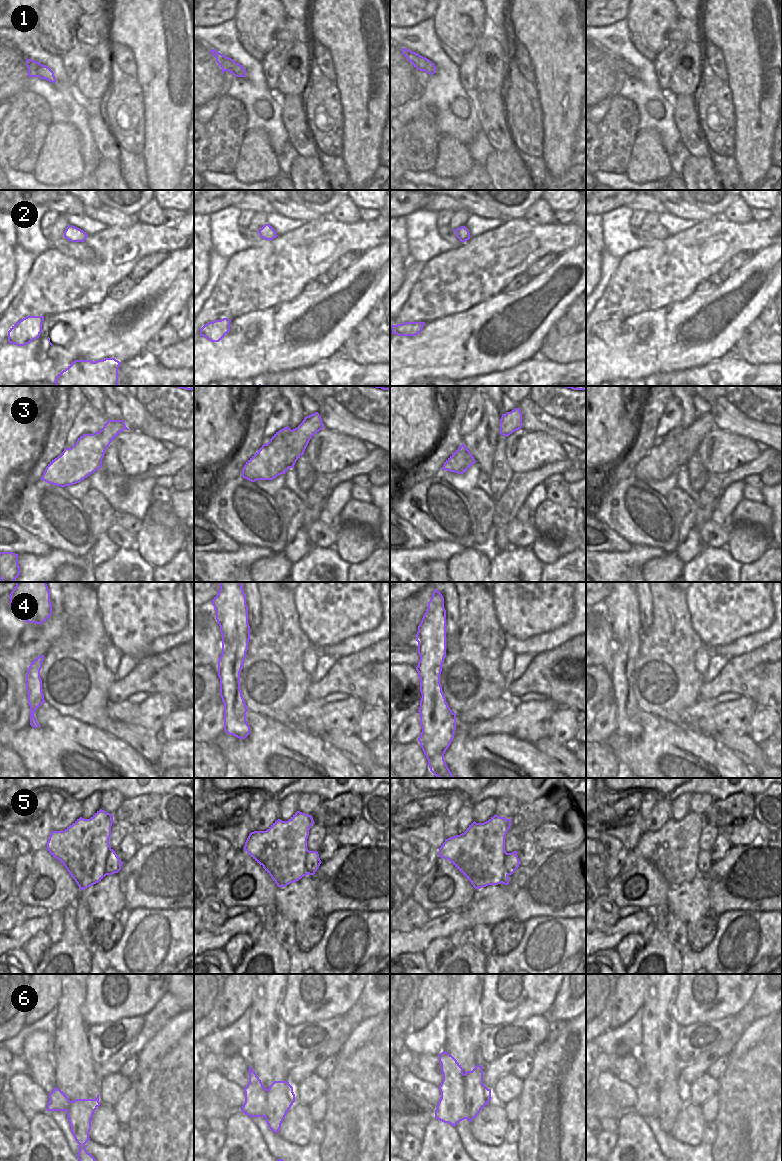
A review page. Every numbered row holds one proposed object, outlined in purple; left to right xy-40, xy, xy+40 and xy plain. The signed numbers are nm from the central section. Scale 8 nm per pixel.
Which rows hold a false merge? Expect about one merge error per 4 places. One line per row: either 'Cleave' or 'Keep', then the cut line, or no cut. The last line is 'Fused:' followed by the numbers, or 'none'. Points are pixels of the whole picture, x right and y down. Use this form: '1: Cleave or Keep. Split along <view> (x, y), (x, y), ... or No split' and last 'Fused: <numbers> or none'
1: Keep. No split
2: Keep. No split
3: Keep. No split
4: Keep. No split
5: Keep. No split
6: Cleave. Split along xy+40 (463, 1074), (464, 1105), (467, 1118)
Fused: 6.

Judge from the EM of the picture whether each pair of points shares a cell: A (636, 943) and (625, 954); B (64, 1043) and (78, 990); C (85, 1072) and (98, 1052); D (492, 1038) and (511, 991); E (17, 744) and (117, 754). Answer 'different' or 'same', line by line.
A: same
B: same
C: different
D: different
E: same

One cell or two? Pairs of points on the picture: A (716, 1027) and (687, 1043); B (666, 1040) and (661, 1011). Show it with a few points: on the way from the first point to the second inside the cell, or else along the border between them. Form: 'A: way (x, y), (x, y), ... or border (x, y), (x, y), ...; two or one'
A: way (709, 1033), (694, 1040); one
B: way (657, 1049), (654, 1041), (658, 1023); one

